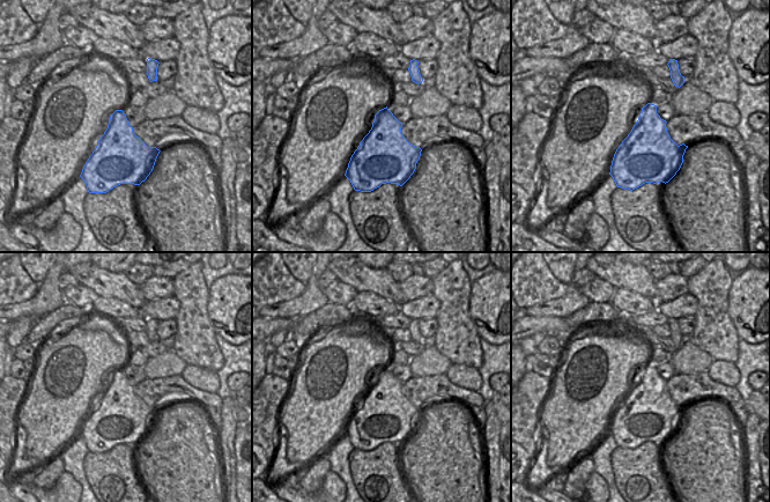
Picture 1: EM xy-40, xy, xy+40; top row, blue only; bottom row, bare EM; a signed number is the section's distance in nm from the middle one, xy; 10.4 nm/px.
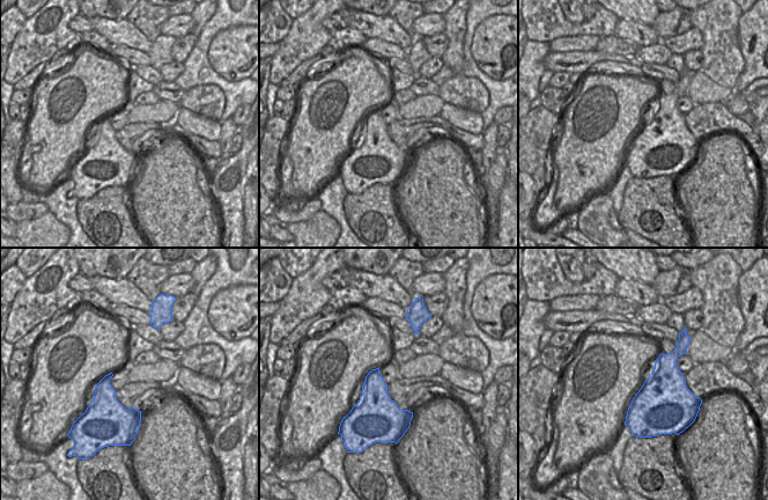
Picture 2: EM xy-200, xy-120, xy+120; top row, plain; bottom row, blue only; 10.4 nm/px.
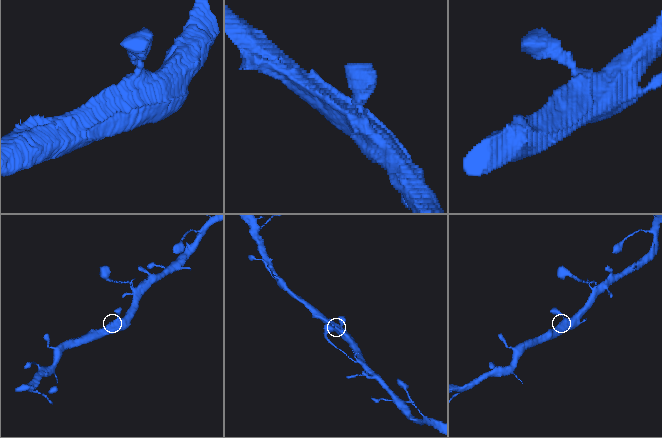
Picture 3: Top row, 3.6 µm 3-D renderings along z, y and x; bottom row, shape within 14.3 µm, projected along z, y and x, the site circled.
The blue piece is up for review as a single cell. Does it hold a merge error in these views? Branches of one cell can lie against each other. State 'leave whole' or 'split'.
leave whole

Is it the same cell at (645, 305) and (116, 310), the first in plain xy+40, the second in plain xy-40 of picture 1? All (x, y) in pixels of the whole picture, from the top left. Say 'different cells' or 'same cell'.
same cell

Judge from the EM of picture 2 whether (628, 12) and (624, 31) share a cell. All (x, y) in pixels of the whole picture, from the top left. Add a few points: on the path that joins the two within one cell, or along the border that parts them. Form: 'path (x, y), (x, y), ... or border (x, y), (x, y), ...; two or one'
border (619, 19), (650, 26); two

